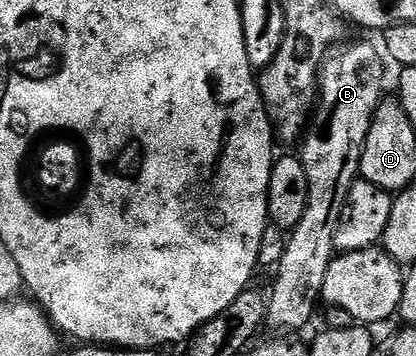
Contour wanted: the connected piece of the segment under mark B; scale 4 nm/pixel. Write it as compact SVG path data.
M367 42L358 45L342 44L334 48L321 62L321 71L317 75L317 99L311 114L311 120L300 142L299 156L303 167L307 171L307 211L303 211L303 219L288 234L283 251L283 259L275 266L277 278L273 281L273 290L267 293L267 325L268 328L282 329L282 334L293 335L296 329L301 329L313 317L317 305L321 301L323 279L327 279L327 267L331 267L335 250L335 227L341 218L347 195L351 191L354 181L358 180L361 171L361 156L369 128L377 106L383 100L381 94L381 80L385 73L381 70L382 54Z

